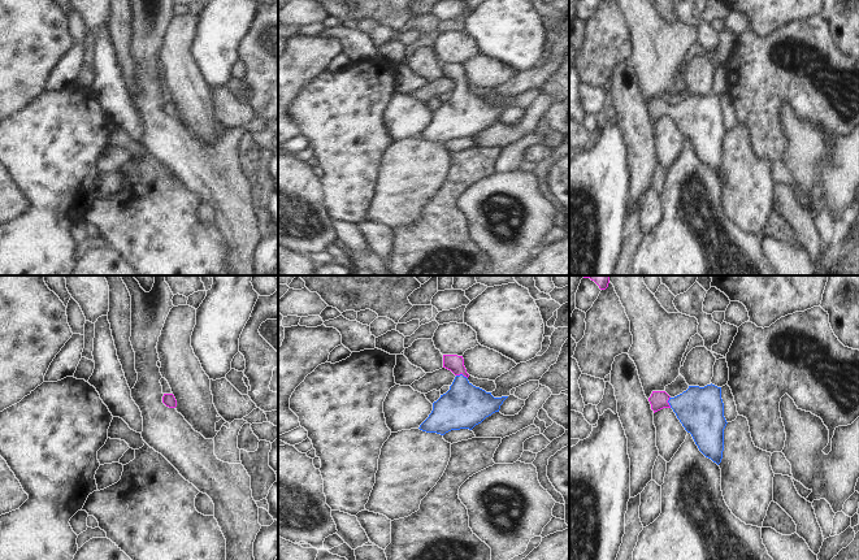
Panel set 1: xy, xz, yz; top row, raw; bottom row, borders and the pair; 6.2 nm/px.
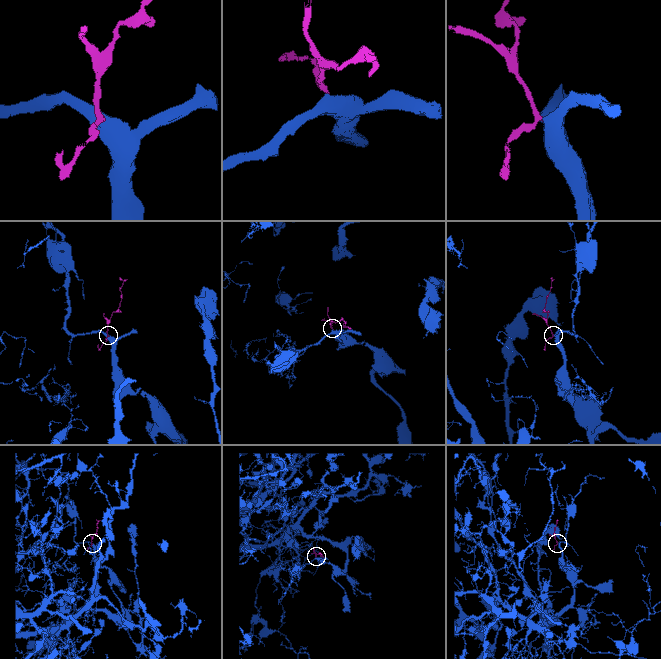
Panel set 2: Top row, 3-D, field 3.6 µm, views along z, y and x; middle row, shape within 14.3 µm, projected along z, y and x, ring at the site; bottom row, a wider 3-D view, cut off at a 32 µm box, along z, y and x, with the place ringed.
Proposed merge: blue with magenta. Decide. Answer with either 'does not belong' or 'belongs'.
belongs

